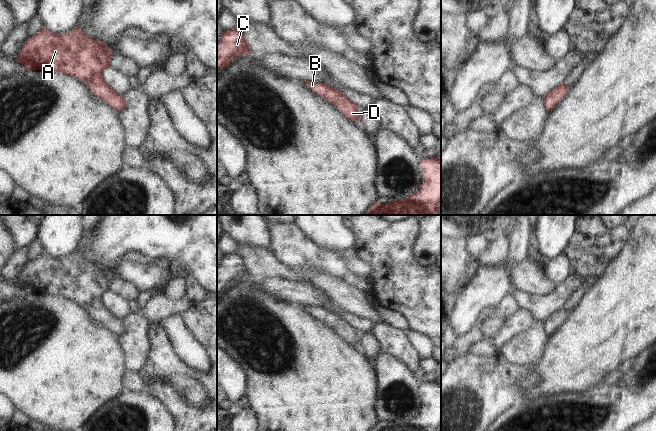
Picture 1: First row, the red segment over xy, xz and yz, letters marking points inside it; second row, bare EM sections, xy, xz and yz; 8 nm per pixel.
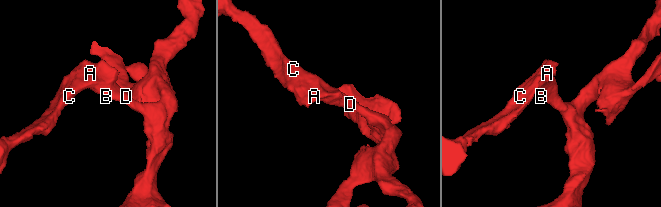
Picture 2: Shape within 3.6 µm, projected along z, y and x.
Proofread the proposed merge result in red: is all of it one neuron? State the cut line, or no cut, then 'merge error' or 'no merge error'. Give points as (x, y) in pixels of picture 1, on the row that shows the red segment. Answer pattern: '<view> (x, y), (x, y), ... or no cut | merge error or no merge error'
no cut | no merge error

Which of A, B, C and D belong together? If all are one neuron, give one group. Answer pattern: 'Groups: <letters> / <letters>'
Groups: A B C D

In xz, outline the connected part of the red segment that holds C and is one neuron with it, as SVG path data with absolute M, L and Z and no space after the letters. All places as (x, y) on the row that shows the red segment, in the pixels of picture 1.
M239 29L223 31L217 47L217 70L227 67L235 56L250 53L246 38Z

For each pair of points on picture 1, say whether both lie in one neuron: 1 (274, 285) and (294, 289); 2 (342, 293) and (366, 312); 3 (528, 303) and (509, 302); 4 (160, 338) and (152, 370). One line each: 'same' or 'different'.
1: same
2: same
3: different
4: same

